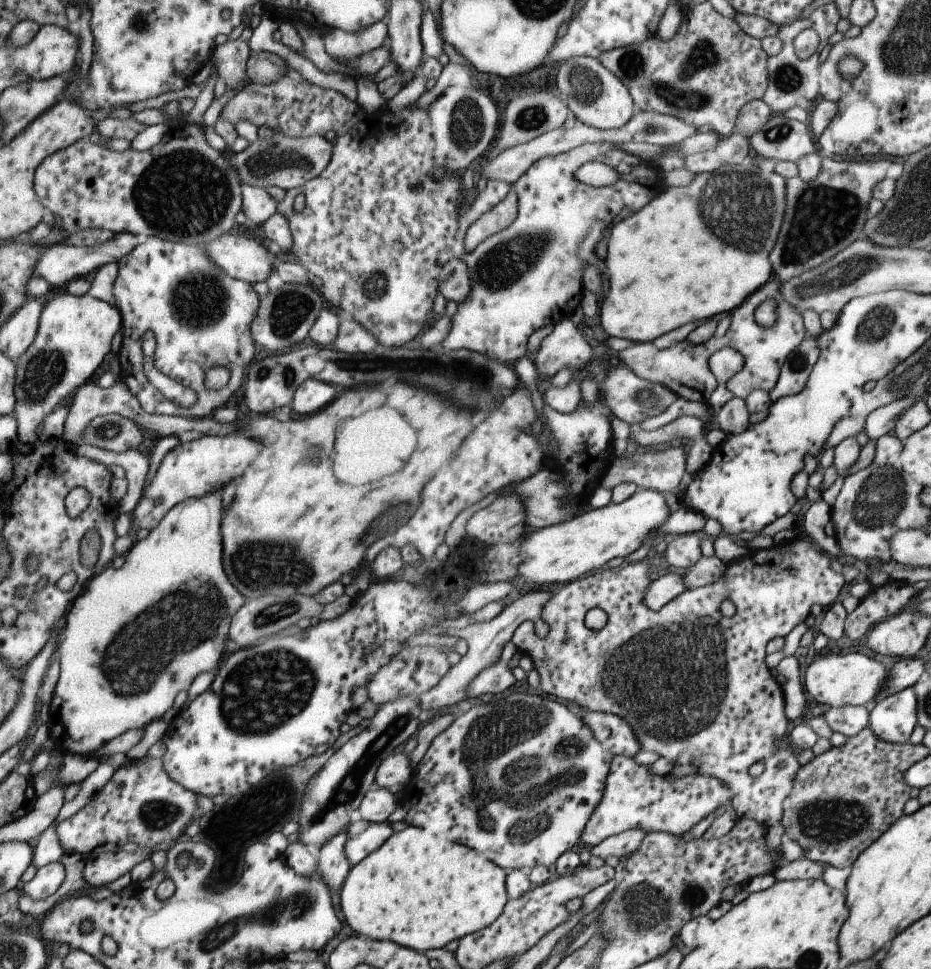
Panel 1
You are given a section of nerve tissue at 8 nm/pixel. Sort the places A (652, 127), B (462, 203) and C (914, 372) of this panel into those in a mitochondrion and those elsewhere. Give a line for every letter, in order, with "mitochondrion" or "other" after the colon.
A: mitochondrion
B: other
C: mitochondrion

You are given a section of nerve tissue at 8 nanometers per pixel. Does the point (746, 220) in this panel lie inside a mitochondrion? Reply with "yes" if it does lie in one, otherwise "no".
yes

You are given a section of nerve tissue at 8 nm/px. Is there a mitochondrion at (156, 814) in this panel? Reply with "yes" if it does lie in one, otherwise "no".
yes

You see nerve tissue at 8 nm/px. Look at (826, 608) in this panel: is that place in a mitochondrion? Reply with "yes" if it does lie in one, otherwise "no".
no

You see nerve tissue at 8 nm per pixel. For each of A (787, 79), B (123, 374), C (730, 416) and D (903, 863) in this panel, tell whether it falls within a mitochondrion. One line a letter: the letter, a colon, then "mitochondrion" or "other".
A: mitochondrion
B: other
C: other
D: other

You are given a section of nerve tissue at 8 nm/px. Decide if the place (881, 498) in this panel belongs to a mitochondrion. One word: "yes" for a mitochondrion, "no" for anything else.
yes

